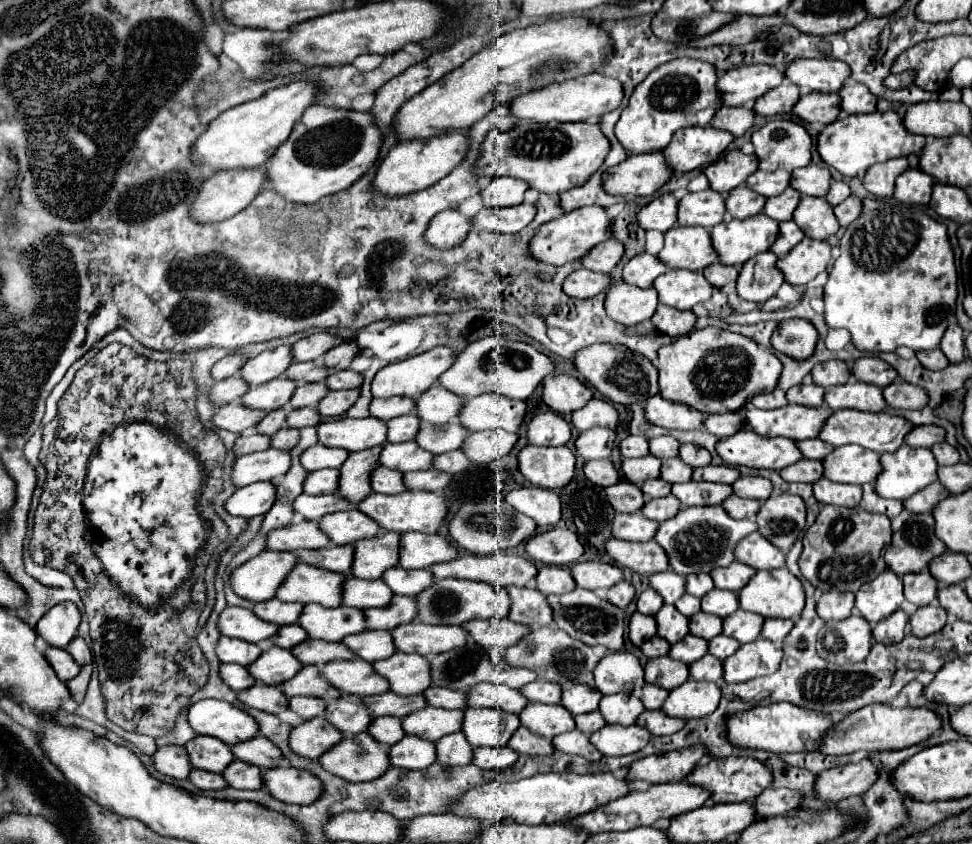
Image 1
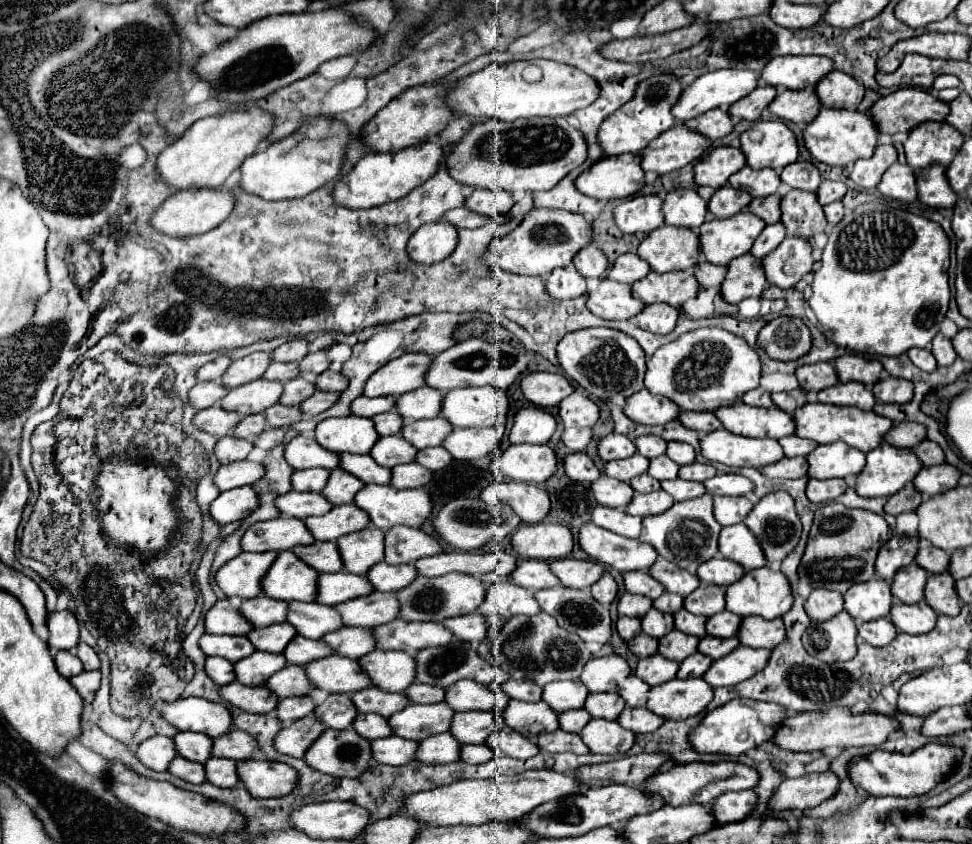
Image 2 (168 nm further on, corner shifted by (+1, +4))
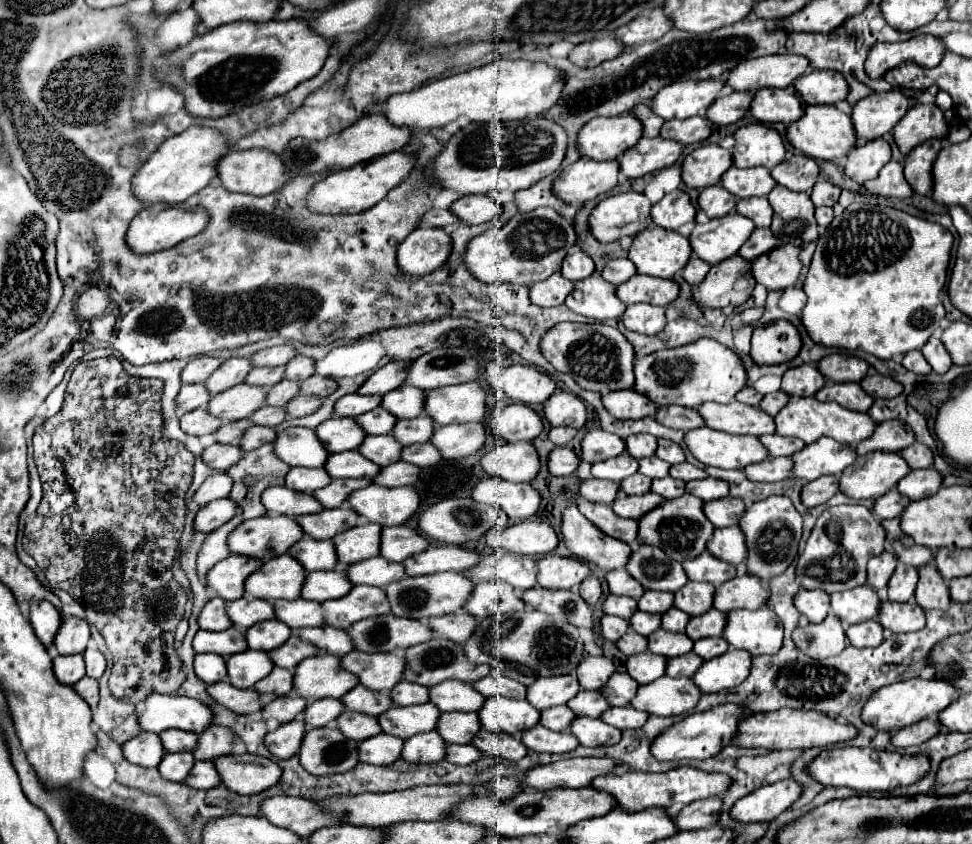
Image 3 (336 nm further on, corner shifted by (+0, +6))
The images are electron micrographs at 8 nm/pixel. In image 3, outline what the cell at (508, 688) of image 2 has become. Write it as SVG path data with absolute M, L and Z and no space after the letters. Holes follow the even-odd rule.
M489 674L473 684L475 690L479 690L485 698L491 696L507 696L507 698L519 698L523 700L527 696L527 688L507 676L501 674Z

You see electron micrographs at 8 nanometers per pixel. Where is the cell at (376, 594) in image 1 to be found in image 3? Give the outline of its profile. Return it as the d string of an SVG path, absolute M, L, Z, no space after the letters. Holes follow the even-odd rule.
M319 570L319 572L311 572L305 578L301 596L305 600L325 602L333 598L343 598L347 590L351 590L351 582L347 582L345 570L329 570L329 572Z

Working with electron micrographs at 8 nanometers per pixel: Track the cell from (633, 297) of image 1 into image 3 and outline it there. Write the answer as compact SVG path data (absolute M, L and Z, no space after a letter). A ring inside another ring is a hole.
M595 272L591 274L591 278L579 280L575 284L565 304L571 306L573 312L587 316L591 320L621 318L623 312L627 310L627 304L619 302L615 290L617 288L611 282L599 278L599 272Z

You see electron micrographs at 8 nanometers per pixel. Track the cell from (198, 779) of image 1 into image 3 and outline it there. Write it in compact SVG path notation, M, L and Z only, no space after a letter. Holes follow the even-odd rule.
M177 752L177 754L165 754L161 764L159 764L159 772L165 780L171 782L183 782L187 778L187 774L191 772L191 766L195 764L195 758L191 752Z

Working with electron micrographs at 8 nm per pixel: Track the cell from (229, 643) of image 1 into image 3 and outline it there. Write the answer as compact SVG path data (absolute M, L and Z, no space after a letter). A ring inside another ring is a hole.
M235 628L223 632L199 630L193 638L193 649L196 653L213 653L219 656L231 656L247 650L247 640Z

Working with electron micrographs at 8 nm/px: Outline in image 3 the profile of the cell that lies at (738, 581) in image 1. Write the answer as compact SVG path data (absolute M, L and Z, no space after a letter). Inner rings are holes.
M705 550L705 554L683 562L683 568L689 578L703 578L703 580L695 580L695 582L709 582L713 586L721 586L723 582L735 578L735 574L737 574L735 566L731 566L729 562L717 560L707 550ZM705 578L715 578L715 580L705 580Z

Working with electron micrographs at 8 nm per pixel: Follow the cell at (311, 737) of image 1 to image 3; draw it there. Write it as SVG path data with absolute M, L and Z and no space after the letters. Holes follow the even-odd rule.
M301 718L281 724L275 732L265 736L265 746L277 758L291 758L299 752L301 742L305 736L305 722Z

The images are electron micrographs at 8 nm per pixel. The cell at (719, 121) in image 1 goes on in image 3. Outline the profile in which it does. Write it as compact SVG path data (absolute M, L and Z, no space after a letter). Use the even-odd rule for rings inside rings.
M691 116L685 120L671 120L665 122L661 128L663 138L675 138L677 142L689 146L707 140L713 132L713 124L707 116Z

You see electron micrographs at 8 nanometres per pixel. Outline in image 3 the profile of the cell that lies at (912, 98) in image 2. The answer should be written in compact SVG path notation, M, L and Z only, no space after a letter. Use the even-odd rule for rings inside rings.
M889 90L889 92L873 92L867 98L859 100L853 106L853 126L855 126L855 134L859 140L875 140L881 138L883 134L891 132L895 128L895 122L899 122L899 118L903 118L903 114L907 114L907 110L911 108L911 98L907 94L903 94L901 90Z

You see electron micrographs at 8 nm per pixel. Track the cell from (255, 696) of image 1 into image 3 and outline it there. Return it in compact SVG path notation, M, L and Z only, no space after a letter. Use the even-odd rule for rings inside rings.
M215 682L215 684L207 686L207 692L219 704L233 710L235 714L253 714L253 712L259 712L263 708L261 696L253 688L239 690L235 686L231 686L229 682Z

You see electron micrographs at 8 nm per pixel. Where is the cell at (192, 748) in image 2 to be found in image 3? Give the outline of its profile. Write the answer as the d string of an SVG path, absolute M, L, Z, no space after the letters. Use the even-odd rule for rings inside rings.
M165 730L159 734L167 752L193 752L199 736L185 730Z

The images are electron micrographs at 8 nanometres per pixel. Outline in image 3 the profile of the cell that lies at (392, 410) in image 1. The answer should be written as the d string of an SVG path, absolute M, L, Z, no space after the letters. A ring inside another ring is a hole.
M347 394L335 402L335 412L339 416L355 418L359 414L365 414L377 406L381 406L381 396L361 396L361 394Z

